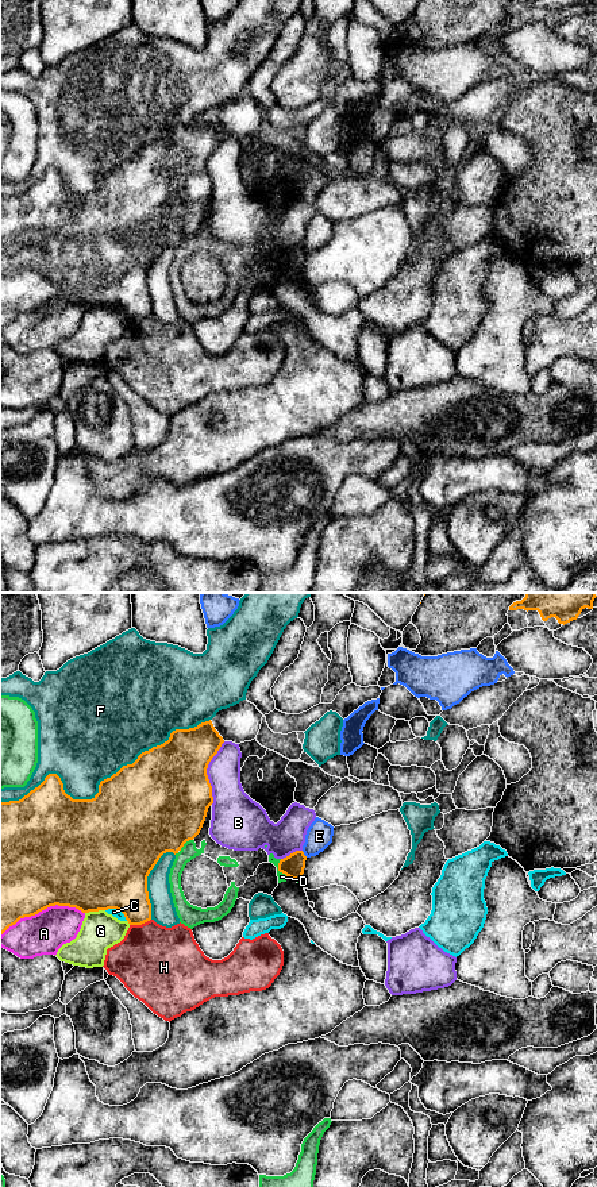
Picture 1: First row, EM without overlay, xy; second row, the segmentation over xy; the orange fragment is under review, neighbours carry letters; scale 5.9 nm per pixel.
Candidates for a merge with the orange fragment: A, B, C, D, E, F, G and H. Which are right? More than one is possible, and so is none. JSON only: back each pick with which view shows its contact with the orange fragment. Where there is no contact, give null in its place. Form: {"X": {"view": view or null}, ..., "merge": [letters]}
{"merge": []}

